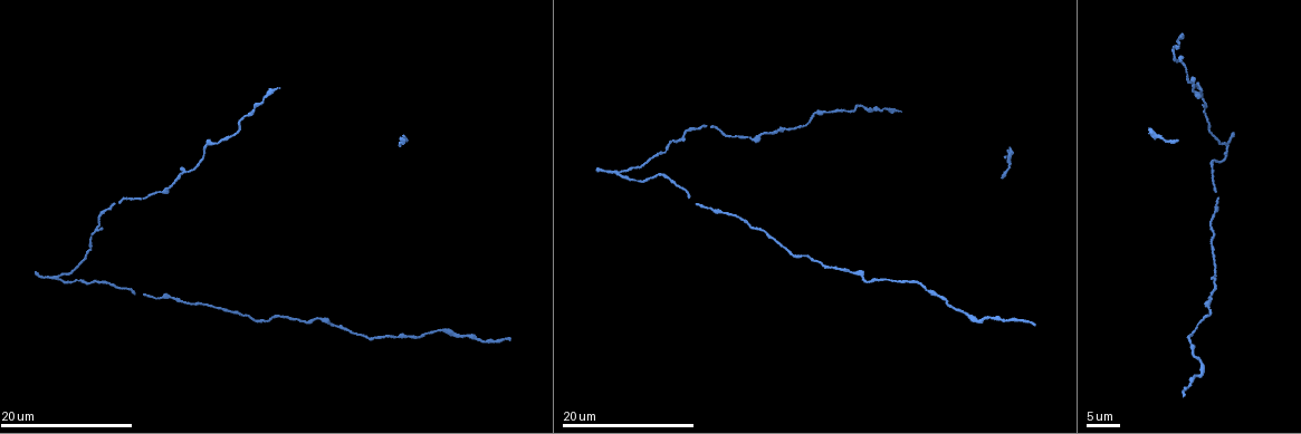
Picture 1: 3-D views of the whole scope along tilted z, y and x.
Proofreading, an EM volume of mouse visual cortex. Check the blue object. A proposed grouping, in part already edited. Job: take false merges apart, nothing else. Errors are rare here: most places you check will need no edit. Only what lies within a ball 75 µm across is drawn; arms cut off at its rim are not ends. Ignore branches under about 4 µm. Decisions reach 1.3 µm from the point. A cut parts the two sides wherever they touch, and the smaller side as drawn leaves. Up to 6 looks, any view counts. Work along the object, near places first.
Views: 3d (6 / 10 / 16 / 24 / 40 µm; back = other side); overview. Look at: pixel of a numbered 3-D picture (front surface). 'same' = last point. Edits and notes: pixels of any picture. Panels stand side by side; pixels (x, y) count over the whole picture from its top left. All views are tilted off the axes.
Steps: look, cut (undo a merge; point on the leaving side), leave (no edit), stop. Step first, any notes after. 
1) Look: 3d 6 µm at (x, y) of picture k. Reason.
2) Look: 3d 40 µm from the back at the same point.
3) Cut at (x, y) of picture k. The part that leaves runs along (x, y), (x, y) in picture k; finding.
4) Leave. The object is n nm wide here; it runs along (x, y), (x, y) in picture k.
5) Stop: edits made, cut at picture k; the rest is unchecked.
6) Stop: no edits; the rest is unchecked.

Look: 3d 24 µm at (1201, 374) of picture 1.

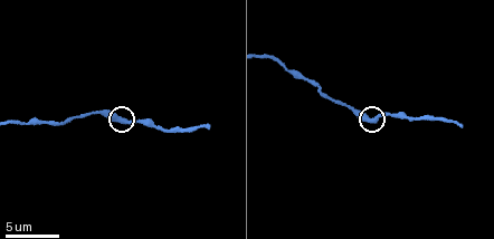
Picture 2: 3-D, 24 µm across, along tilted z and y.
Look: 3d 10 µm at (373, 120) of picture 2. Closer look.

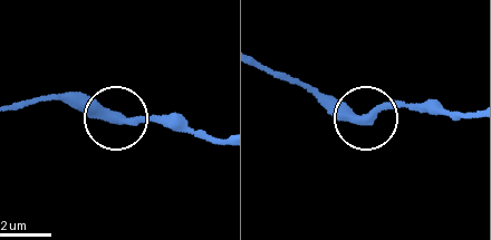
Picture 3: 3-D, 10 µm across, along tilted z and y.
Leave. It runs along (263, 65), (365, 117), (393, 105), (411, 107), (427, 101) in picture 3; one neuron here.

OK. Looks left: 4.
Look: 3d 24 µm at (216, 141) of picture 1. A narrow waist.

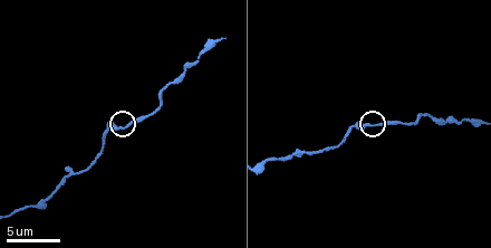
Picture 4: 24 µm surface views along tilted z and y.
Look: 3d 10 µm at (370, 123) of picture 4.

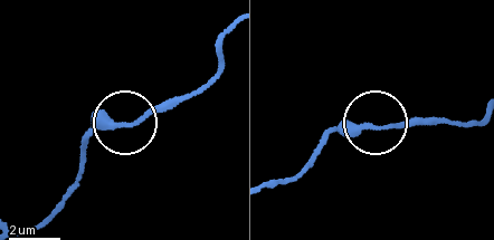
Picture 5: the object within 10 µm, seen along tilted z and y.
Leave. It runs along (269, 183), (296, 174), (344, 127), (443, 116) in picture 5; continuous, no second neuron.

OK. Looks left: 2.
Look: 3d 24 µm at (626, 169) of picture 1.

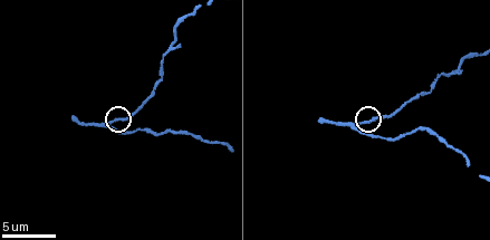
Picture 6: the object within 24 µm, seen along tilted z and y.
Look: 3d 6 µm at (367, 119) of picture 6.

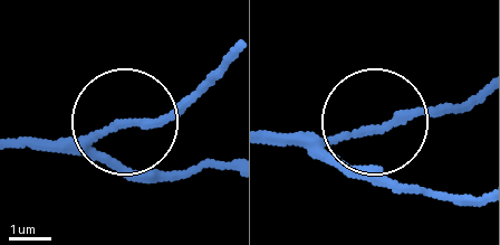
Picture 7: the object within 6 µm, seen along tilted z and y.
Leave. The object is 170 nm wide here; it runs along (137, 120), (44, 147) in picture 7; all the same neuron.

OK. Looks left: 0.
Stop: no edits; the rest is unchecked.

